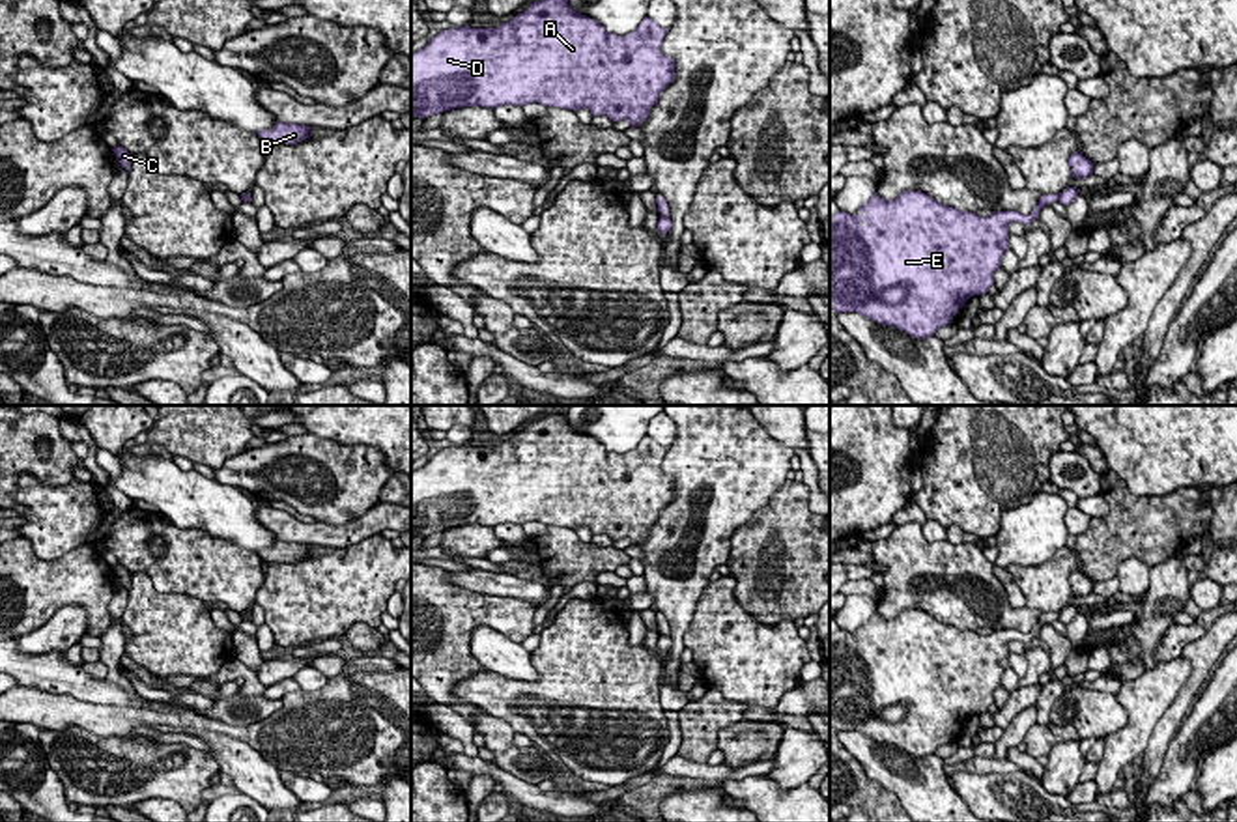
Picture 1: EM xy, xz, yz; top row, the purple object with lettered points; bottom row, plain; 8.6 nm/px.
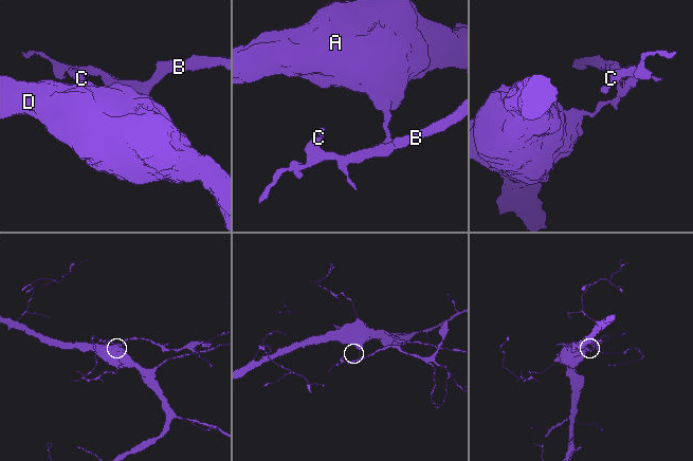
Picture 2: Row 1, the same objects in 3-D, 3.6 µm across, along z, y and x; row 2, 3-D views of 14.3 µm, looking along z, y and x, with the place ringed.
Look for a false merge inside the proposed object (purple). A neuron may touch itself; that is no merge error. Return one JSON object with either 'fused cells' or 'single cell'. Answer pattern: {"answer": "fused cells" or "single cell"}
{"answer": "fused cells"}

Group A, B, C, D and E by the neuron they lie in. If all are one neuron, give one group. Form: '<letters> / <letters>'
A D E / B C

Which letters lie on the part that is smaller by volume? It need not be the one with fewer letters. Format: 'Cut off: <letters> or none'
Cut off: B, C

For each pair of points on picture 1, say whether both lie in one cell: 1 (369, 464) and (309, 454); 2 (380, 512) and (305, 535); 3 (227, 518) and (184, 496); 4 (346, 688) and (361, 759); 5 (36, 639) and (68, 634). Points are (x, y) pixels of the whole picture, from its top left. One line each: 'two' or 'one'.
1: one
2: one
3: one
4: one
5: one

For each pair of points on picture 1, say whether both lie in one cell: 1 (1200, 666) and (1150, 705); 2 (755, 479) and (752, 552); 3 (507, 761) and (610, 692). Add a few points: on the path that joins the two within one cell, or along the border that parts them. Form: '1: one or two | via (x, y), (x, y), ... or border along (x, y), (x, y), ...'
1: two | border along (1185, 656), (1191, 664), (1191, 677), (1166, 710)
2: two | border along (783, 482), (737, 529), (731, 537), (729, 552)
3: two | border along (535, 744), (548, 753)

